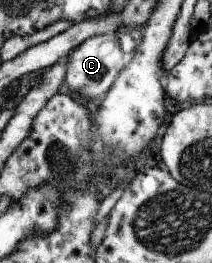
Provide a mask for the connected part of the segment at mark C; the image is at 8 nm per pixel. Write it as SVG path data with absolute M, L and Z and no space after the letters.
M121 30L107 35L97 35L84 41L71 52L67 62L66 85L73 93L79 93L86 102L93 101L113 87L119 74L125 69L125 52L119 45L119 38L123 36Z

